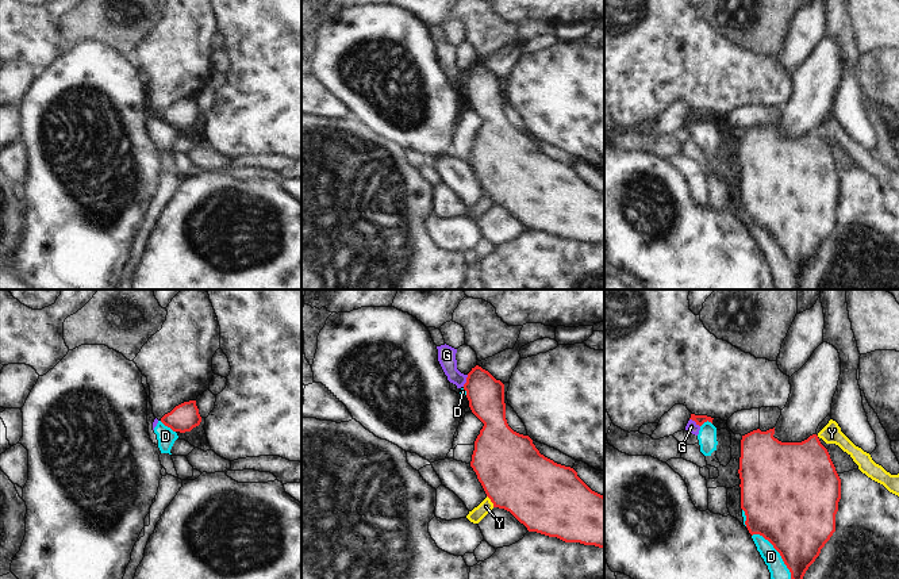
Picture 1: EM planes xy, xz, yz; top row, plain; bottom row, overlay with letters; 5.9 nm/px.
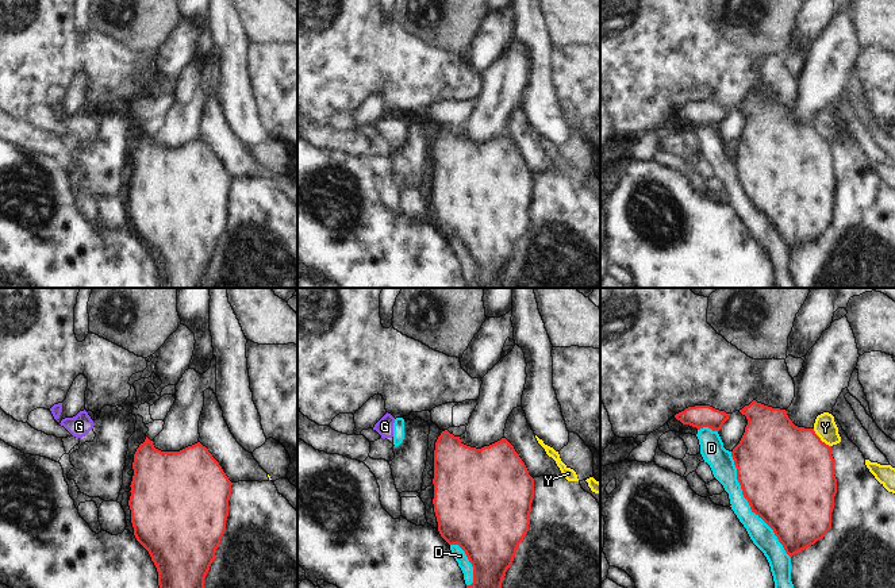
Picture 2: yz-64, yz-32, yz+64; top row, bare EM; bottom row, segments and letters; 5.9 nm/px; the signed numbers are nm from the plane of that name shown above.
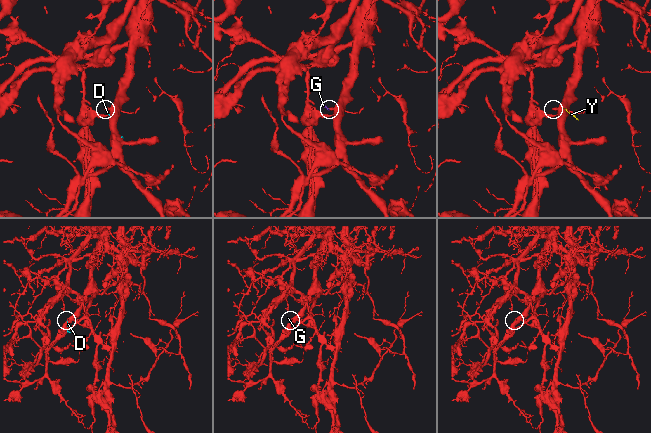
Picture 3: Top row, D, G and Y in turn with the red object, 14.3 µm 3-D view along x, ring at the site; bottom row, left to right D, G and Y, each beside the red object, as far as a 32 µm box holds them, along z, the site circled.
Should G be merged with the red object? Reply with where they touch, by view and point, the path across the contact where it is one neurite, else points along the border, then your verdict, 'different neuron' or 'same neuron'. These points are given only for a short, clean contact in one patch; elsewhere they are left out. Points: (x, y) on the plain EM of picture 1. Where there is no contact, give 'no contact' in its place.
xz (467, 77) | along xz (468, 72), (463, 83) | different neuron

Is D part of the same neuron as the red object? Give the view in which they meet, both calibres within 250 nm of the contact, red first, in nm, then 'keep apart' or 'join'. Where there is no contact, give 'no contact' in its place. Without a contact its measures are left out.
contact in yz; calibres 420 and 130 nm; keep apart

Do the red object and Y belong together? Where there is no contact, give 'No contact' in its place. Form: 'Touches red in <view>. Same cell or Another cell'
Touches red in xz. Another cell

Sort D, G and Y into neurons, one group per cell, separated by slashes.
D G / Y

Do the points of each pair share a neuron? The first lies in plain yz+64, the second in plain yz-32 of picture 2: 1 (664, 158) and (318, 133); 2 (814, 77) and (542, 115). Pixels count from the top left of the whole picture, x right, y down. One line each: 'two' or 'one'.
1: two
2: two

